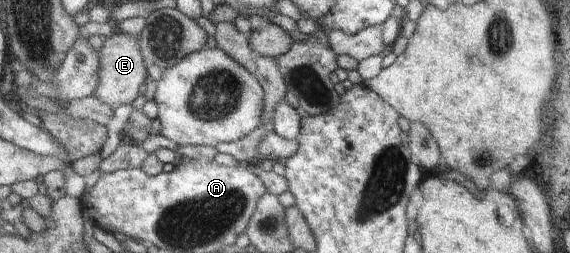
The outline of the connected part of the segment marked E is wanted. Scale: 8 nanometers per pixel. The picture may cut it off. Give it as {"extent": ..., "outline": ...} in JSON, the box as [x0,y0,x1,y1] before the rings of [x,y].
{"extent":[94,31,150,110],"outline":[[[119,31],[106,39],[104,47],[100,49],[103,69],[100,72],[99,88],[94,96],[98,96],[104,103],[112,106],[115,110],[121,105],[130,105],[140,97],[142,85],[150,77],[146,57],[141,46],[141,34],[132,35]]]}

